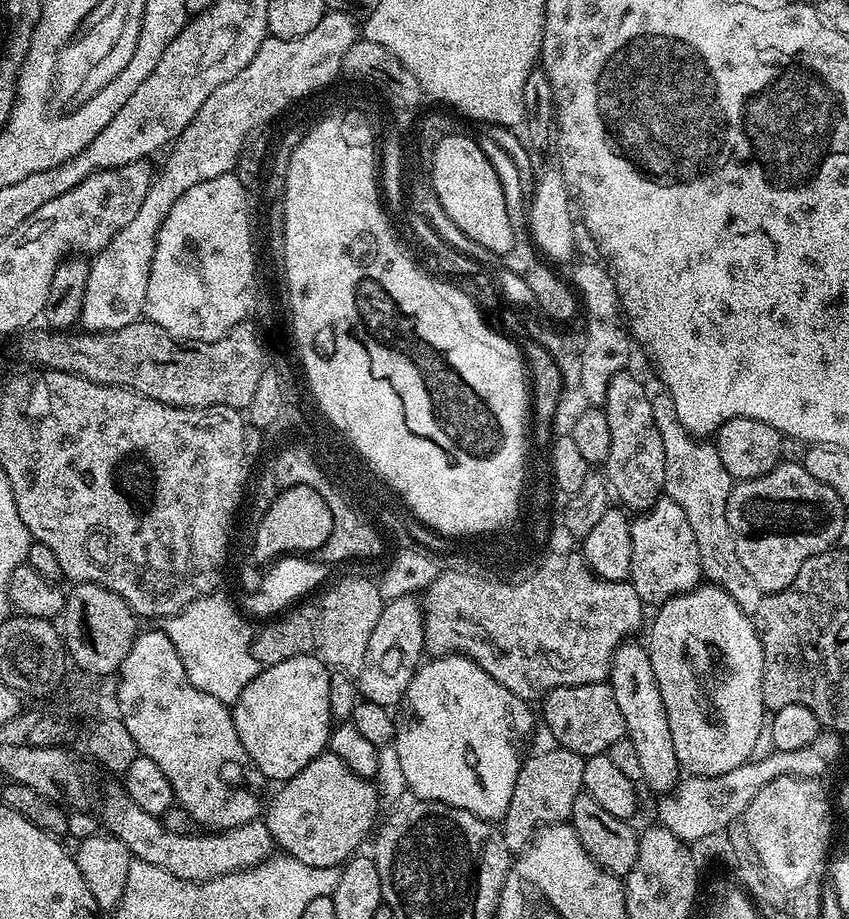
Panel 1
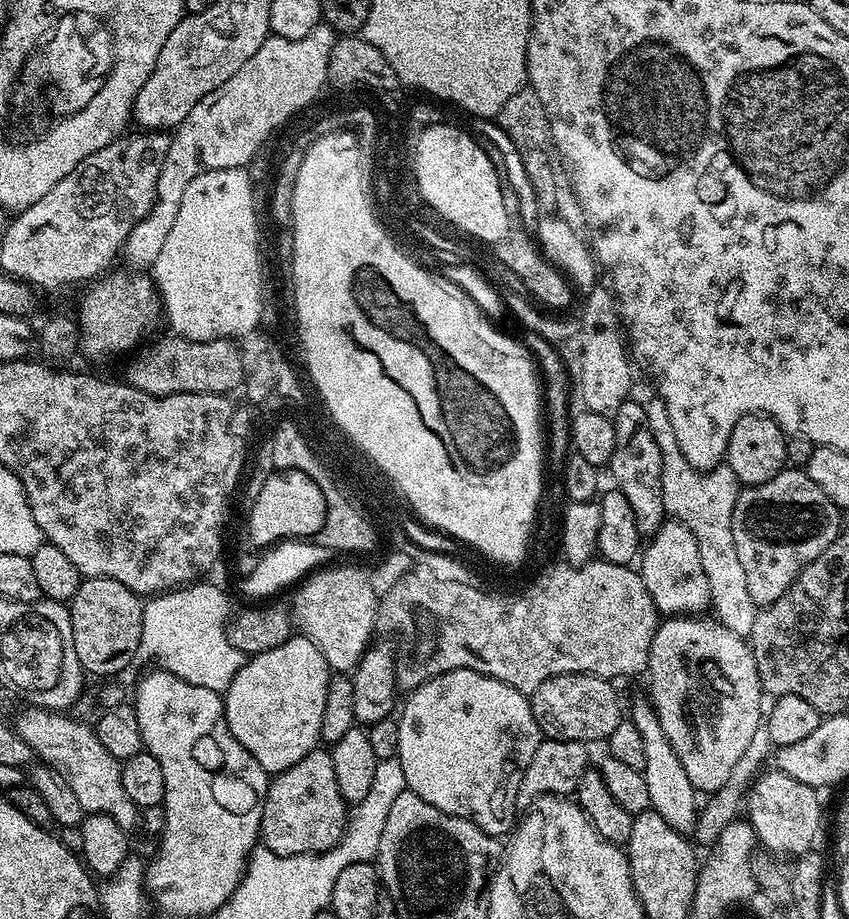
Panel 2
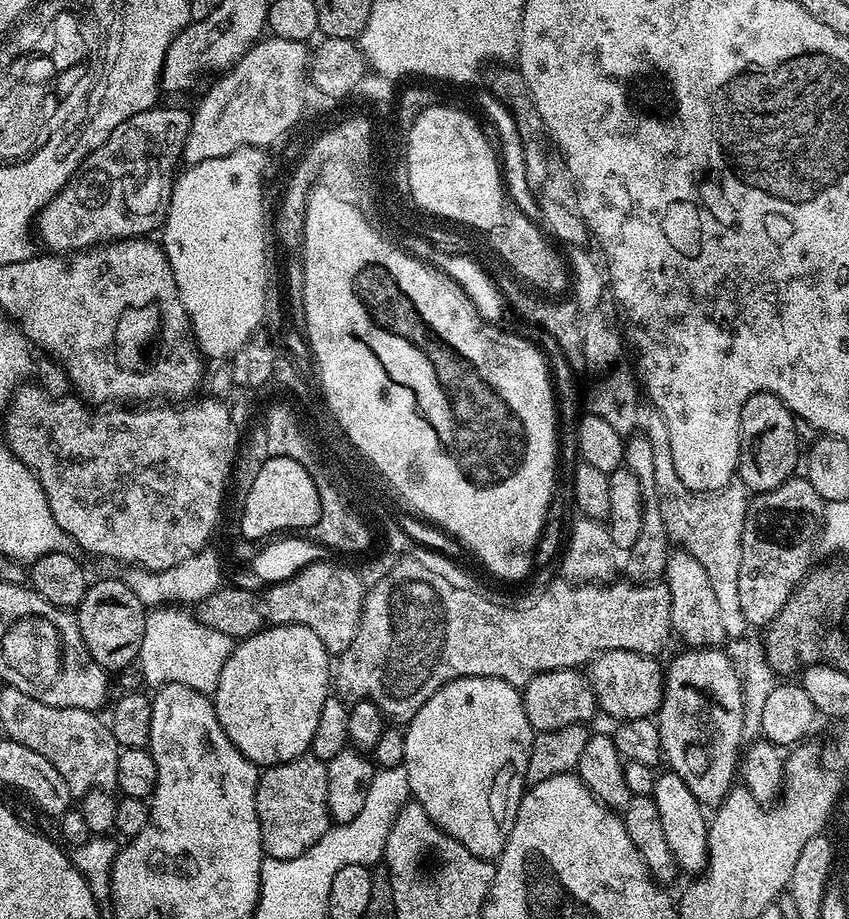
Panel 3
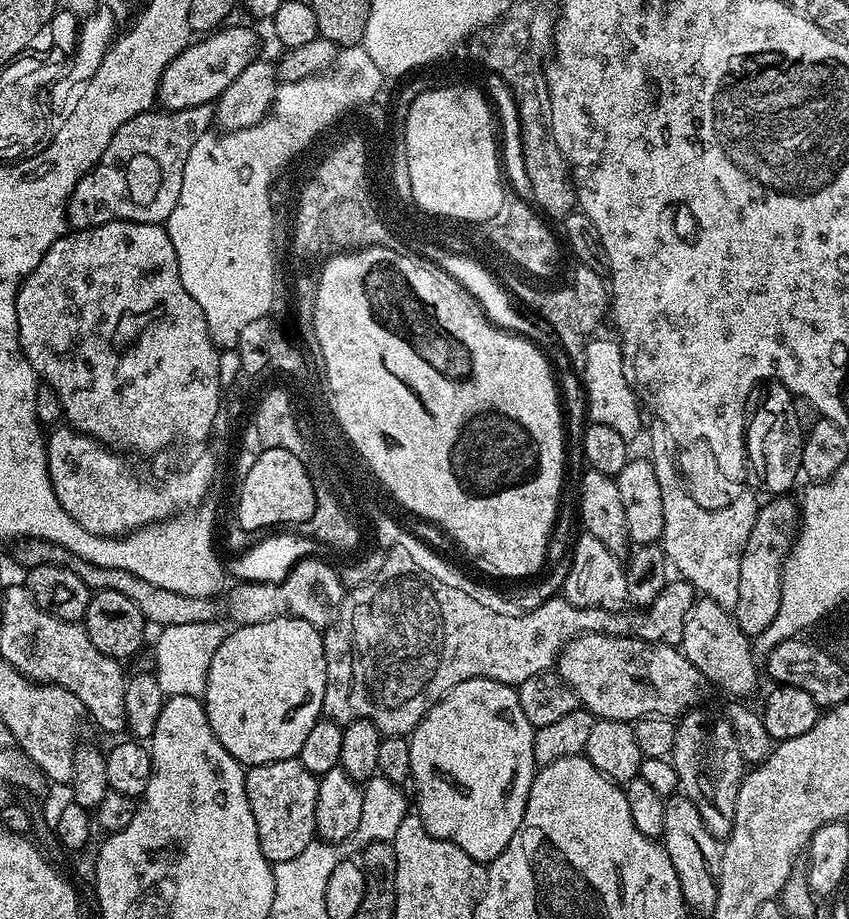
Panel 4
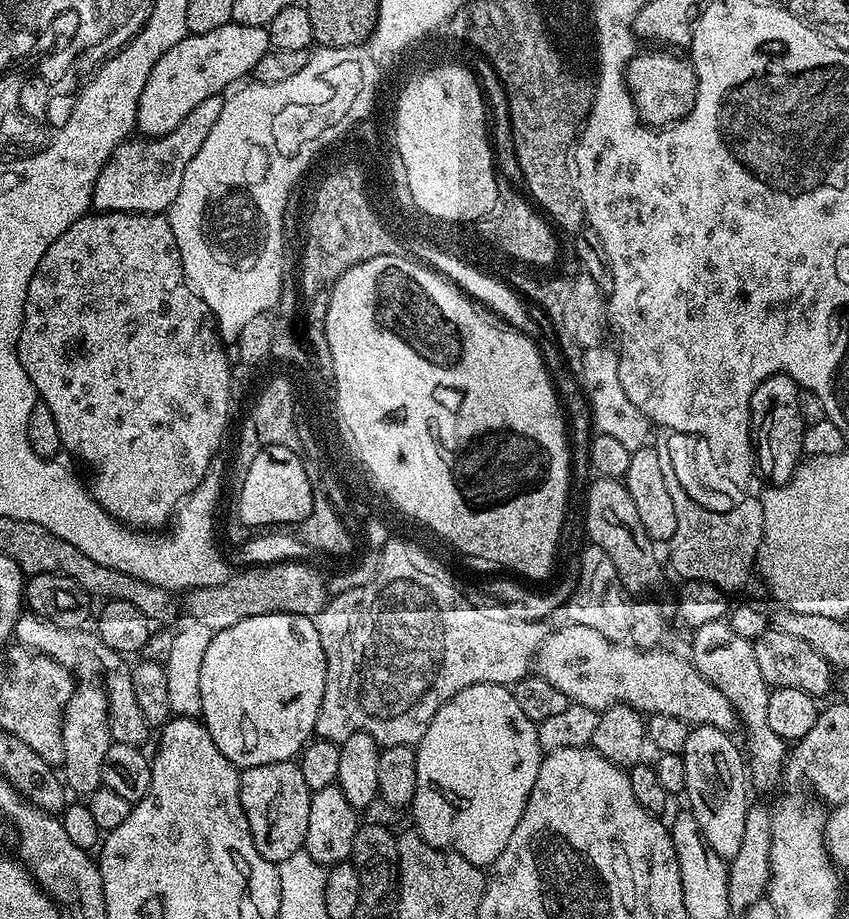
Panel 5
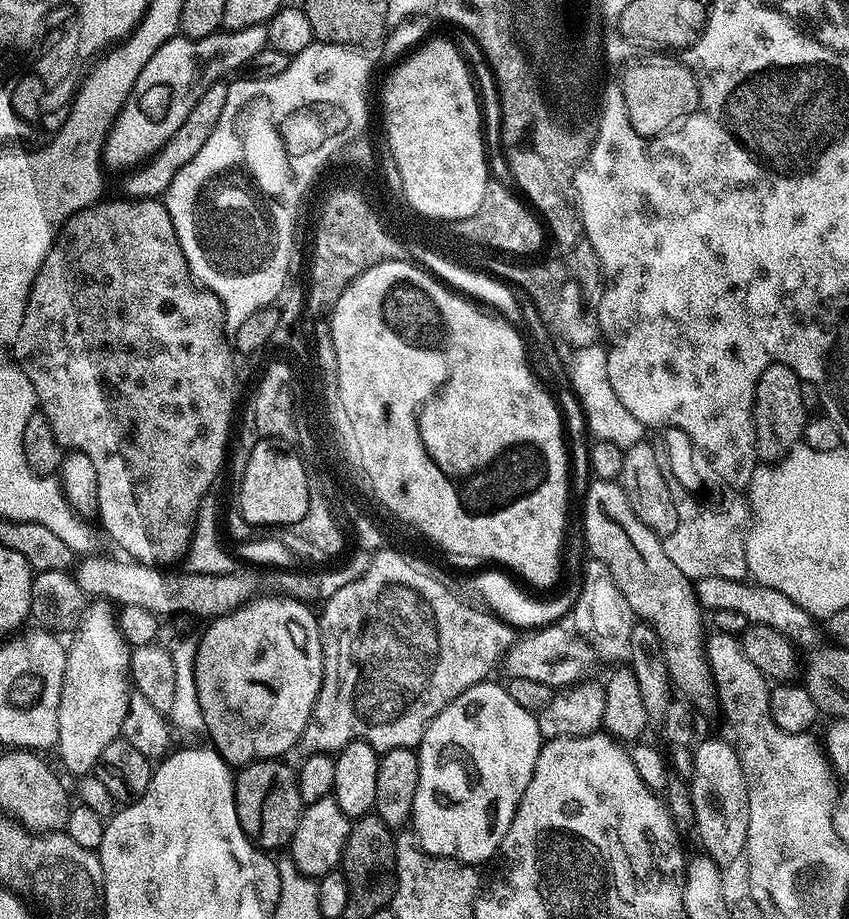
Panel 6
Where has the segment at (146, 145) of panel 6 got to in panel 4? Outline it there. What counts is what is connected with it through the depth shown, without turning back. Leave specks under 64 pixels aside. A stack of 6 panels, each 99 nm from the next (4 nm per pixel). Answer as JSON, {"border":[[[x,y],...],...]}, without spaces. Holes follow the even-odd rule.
{"border":[[[221,27],[219,30],[205,35],[197,42],[189,43],[176,57],[169,62],[160,79],[158,100],[169,112],[186,110],[190,106],[212,104],[220,99],[226,86],[258,59],[256,52],[260,48],[260,40],[248,28]]]}

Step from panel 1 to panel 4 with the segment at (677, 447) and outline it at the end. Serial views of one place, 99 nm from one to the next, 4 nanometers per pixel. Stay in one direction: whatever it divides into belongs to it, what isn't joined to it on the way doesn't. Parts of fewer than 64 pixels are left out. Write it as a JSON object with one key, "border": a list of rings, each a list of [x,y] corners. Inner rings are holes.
{"border":[[[659,422],[653,425],[650,459],[654,466],[654,474],[658,477],[658,490],[662,490],[662,547],[667,563],[673,569],[676,567],[680,571],[677,573],[687,580],[697,593],[718,602],[718,606],[735,609],[738,602],[738,582],[746,567],[744,552],[749,551],[748,539],[750,530],[754,530],[758,500],[751,496],[751,491],[746,490],[725,508],[710,510],[698,506],[698,502],[694,502],[679,472],[676,471],[668,432]]]}

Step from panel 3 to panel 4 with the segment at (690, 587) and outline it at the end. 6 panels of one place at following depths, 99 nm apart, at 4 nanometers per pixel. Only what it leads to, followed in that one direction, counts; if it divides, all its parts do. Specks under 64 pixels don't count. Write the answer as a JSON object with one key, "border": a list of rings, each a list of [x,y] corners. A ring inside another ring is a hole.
{"border":[[[707,598],[697,599],[678,645],[684,656],[700,672],[705,681],[713,680],[725,688],[732,698],[744,698],[756,688],[756,663],[754,644],[738,626],[735,615],[729,609],[718,606],[718,602]]]}

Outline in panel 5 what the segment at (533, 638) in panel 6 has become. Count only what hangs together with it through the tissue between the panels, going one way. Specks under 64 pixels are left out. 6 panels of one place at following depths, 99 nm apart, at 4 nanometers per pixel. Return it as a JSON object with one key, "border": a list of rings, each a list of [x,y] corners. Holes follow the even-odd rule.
{"border":[[[565,623],[565,628],[557,632],[549,631],[540,649],[536,652],[534,661],[535,675],[546,678],[550,686],[555,686],[566,694],[566,698],[573,704],[581,704],[587,708],[603,710],[611,704],[629,704],[630,707],[644,714],[657,712],[658,714],[674,714],[678,718],[691,722],[693,725],[713,724],[718,730],[729,734],[741,731],[740,715],[734,710],[734,706],[726,699],[726,694],[718,690],[694,667],[691,659],[675,656],[665,650],[645,650],[633,648],[631,643],[617,642],[610,638],[602,638],[598,630],[590,630],[587,626]]]}

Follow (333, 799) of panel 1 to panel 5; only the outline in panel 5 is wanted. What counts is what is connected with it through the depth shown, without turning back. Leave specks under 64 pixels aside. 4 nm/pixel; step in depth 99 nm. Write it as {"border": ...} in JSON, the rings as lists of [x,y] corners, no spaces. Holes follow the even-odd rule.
{"border":[[[292,760],[270,762],[262,766],[245,768],[240,772],[240,805],[244,811],[244,817],[248,823],[254,846],[258,850],[258,854],[262,854],[262,858],[266,858],[266,862],[278,866],[286,858],[290,858],[290,854],[303,849],[306,826],[310,823],[312,794],[306,786],[306,782],[302,779],[302,770],[299,763]]]}

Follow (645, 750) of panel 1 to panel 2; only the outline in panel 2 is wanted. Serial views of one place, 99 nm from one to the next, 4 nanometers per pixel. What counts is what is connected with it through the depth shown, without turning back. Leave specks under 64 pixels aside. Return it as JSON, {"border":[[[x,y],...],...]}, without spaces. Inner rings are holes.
{"border":[[[651,699],[634,701],[630,719],[634,726],[638,726],[638,734],[642,734],[642,746],[646,749],[643,774],[646,778],[646,790],[650,793],[651,808],[662,814],[663,820],[674,831],[681,834],[691,833],[695,829],[698,815],[698,793],[686,775],[682,762],[678,762],[678,754],[674,754],[674,746],[670,746],[670,738],[666,738],[662,722],[658,722],[658,714],[652,708]]]}

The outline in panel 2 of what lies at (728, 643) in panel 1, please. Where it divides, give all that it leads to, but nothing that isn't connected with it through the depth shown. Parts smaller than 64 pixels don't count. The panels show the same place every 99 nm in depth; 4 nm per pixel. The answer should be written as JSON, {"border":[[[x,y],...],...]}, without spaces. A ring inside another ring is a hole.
{"border":[[[676,614],[657,627],[646,679],[652,691],[652,708],[658,714],[658,722],[662,722],[666,738],[670,738],[670,746],[674,746],[674,754],[678,754],[678,762],[682,762],[697,793],[711,794],[726,786],[730,770],[734,770],[738,757],[750,746],[750,738],[754,738],[754,730],[762,722],[762,689],[747,639],[726,630],[715,618],[704,618],[700,614]]]}

